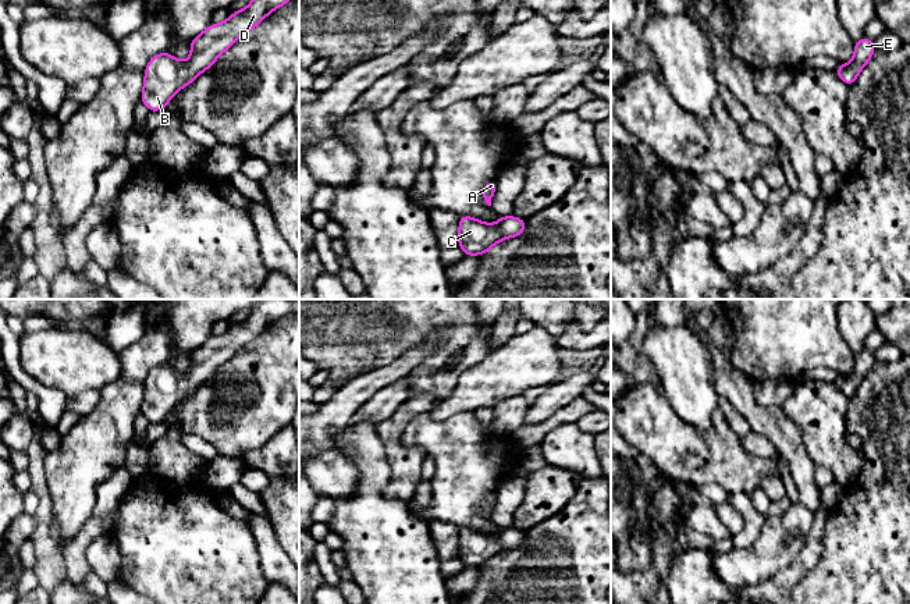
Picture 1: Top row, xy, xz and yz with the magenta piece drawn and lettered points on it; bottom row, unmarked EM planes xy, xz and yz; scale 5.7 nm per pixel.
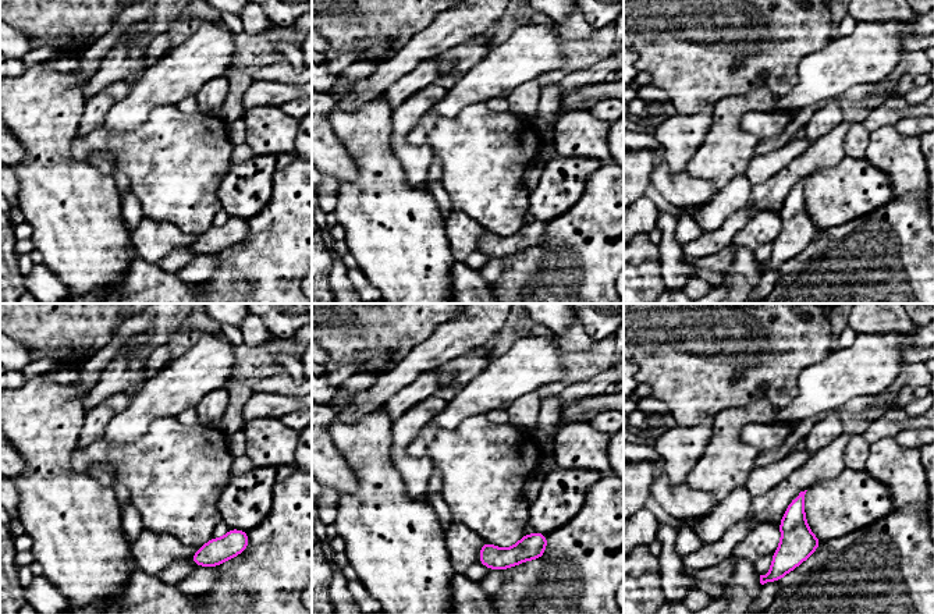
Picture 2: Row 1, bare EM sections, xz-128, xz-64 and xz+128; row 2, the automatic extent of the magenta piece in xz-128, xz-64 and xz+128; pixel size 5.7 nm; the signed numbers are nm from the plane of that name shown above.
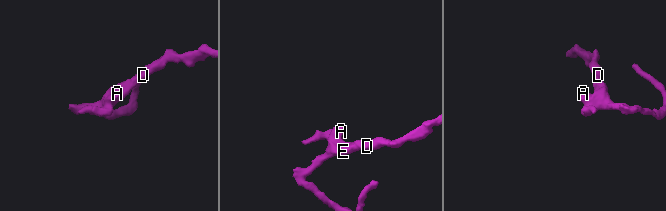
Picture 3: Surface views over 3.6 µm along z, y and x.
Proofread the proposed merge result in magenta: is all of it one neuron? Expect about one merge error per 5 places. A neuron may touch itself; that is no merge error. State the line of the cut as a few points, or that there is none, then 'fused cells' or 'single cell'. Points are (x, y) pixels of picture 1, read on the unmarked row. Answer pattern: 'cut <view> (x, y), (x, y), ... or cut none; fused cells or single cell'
cut none; single cell

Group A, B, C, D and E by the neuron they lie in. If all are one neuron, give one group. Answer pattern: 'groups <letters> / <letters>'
groups A B C D E

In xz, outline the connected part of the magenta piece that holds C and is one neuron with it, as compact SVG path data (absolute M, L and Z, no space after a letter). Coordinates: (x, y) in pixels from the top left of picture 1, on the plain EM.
M459 527L458 558L465 568L486 568L493 557L525 544L525 530L515 527L498 527L498 530L495 536L488 536L472 527Z

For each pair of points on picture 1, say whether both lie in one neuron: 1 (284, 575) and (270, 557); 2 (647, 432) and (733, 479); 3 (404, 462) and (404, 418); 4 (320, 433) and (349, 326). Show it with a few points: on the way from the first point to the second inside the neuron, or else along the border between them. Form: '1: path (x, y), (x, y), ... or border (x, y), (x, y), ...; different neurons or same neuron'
1: path (281, 571), (274, 561); same neuron
2: path (668, 441), (696, 464), (713, 469); same neuron
3: path (395, 451), (394, 429); same neuron
4: border (366, 372), (349, 379), (337, 388); different neurons

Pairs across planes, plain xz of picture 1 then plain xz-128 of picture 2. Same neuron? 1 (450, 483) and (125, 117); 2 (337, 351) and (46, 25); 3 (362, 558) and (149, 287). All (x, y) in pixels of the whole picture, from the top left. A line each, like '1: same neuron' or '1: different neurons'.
1: different neurons
2: same neuron
3: different neurons

